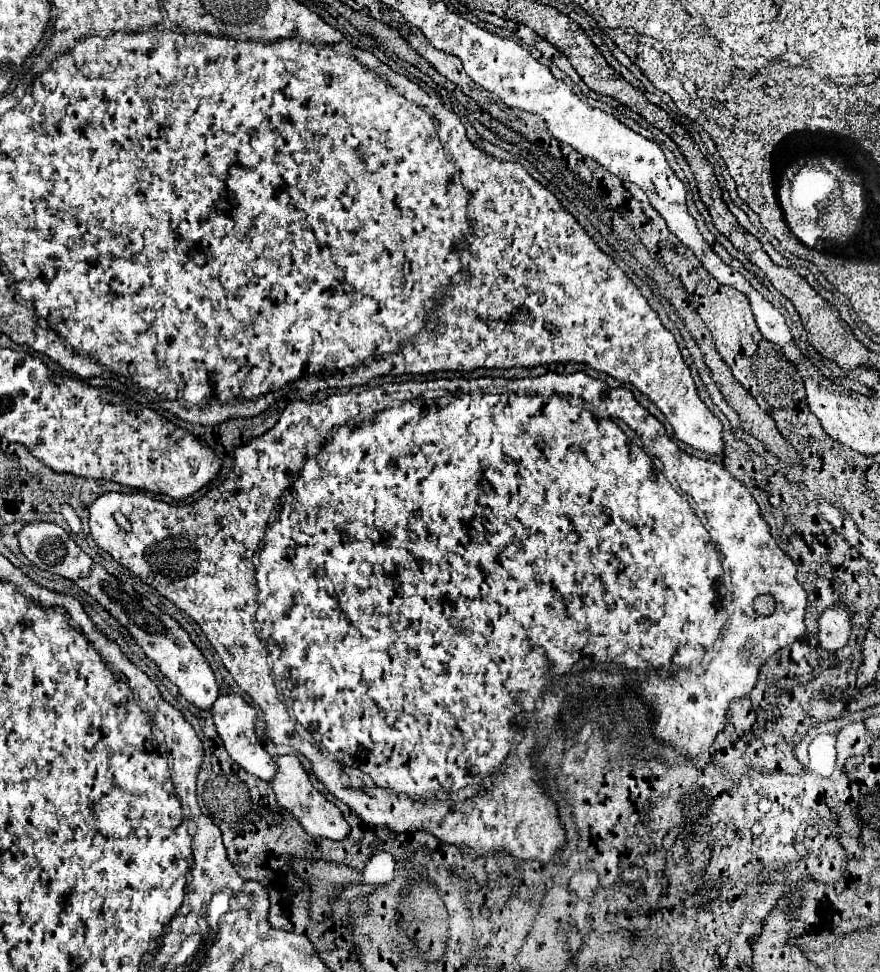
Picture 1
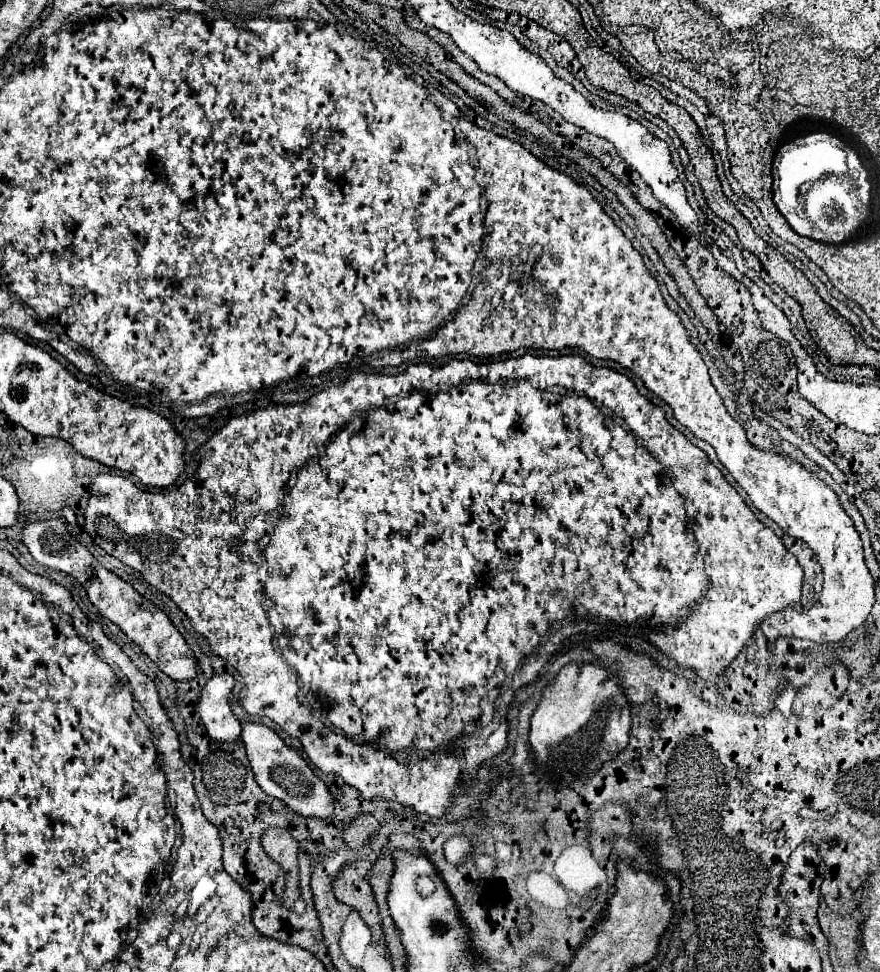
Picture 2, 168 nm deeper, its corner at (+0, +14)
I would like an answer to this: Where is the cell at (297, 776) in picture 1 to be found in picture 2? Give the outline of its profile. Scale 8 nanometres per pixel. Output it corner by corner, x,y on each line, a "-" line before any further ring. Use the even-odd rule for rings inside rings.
242,722
242,736
246,756
250,760
254,780
258,786
278,800
282,800
286,806
290,806
294,812
302,816
316,816
316,818
330,818
332,814
332,794
328,794
326,784
314,774
314,770
302,760
302,756
284,744
284,740
268,726

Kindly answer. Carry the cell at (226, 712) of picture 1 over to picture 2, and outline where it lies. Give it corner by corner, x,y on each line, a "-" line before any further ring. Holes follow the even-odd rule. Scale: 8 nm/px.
214,674
198,696
198,714
204,724
206,734
218,742
238,740
242,726
232,714
228,698
234,688
234,678
230,674

